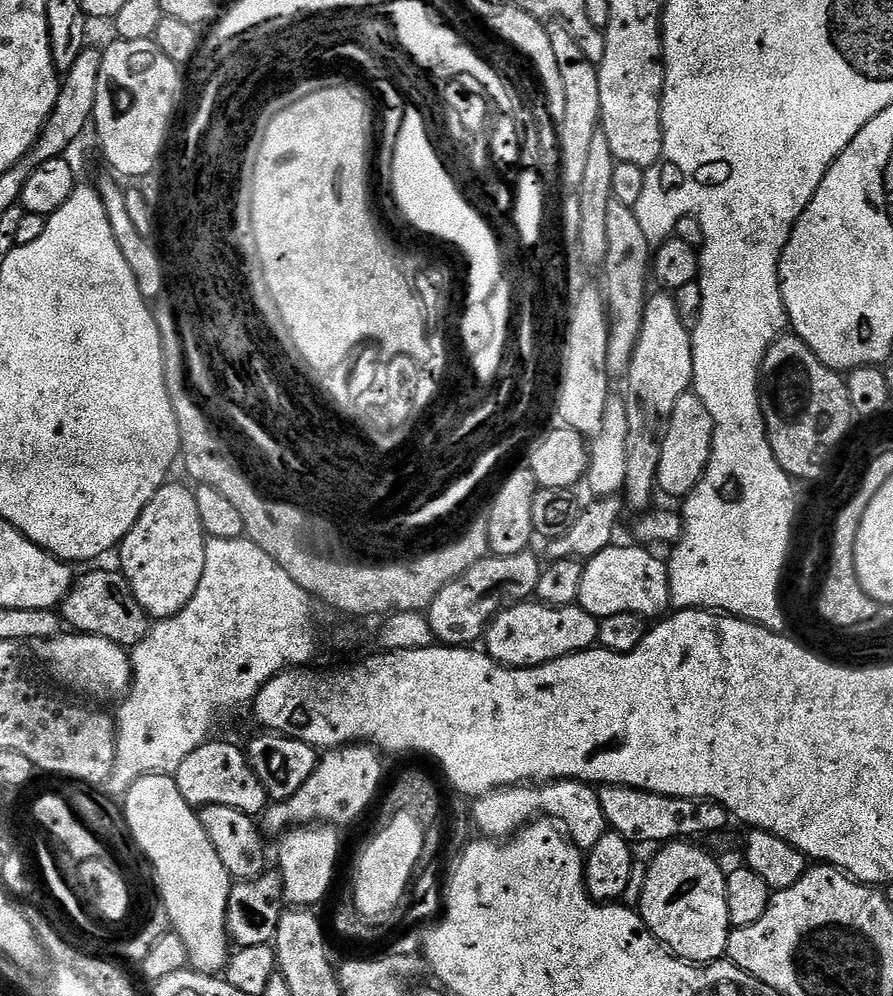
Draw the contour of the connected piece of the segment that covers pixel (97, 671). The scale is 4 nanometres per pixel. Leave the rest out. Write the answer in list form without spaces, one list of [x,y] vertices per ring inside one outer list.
[[[61,634],[39,645],[40,656],[48,663],[48,668],[52,671],[53,676],[51,679],[57,685],[63,686],[81,697],[91,698],[93,701],[112,700],[115,696],[120,698],[131,689],[132,661],[125,649],[106,638],[83,634],[68,635],[72,636]]]

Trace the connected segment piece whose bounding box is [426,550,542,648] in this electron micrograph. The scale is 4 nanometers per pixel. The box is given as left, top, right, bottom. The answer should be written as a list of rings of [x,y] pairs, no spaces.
[[[529,550],[513,556],[489,554],[470,566],[466,574],[442,586],[442,590],[438,590],[434,602],[426,610],[433,637],[449,648],[475,645],[475,640],[487,633],[489,624],[498,613],[505,608],[513,608],[515,604],[531,601],[535,597],[542,571],[542,563],[534,552]]]

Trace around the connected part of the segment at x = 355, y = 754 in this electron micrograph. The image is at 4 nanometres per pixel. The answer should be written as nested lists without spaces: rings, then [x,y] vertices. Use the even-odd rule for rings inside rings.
[[[341,746],[325,751],[302,790],[289,800],[273,803],[263,813],[263,827],[283,834],[297,826],[341,826],[358,819],[380,788],[380,775],[384,772],[380,759],[381,753],[372,746]]]

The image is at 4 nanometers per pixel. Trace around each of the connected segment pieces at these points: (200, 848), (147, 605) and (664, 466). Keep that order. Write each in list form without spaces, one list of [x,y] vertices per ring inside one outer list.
[[[143,776],[142,778],[138,778],[138,782],[134,782],[130,786],[130,790],[124,793],[122,807],[124,817],[128,820],[128,828],[132,832],[132,840],[135,842],[137,849],[142,853],[143,859],[145,856],[152,863],[152,872],[156,875],[156,888],[160,891],[159,903],[166,908],[166,913],[169,915],[169,922],[171,924],[171,931],[185,943],[186,950],[188,951],[188,964],[197,972],[206,972],[209,974],[223,973],[224,969],[228,967],[228,957],[230,955],[230,937],[227,929],[228,899],[230,898],[230,890],[234,881],[231,874],[226,870],[226,866],[222,866],[222,858],[218,858],[218,850],[214,850],[214,846],[208,837],[208,831],[202,826],[197,809],[184,801],[182,790],[178,790],[176,781],[171,776]]]
[[[165,482],[150,498],[150,502],[142,510],[138,522],[124,535],[118,545],[120,552],[119,571],[128,580],[134,598],[148,612],[153,621],[167,620],[187,606],[190,598],[194,598],[194,590],[198,590],[198,582],[202,582],[202,570],[206,566],[206,546],[208,540],[202,526],[202,518],[198,514],[195,491],[190,487],[183,488],[180,484]]]
[[[690,390],[678,398],[678,406],[670,414],[660,441],[660,461],[655,483],[668,496],[687,498],[704,476],[708,461],[712,459],[712,419],[695,391]]]

